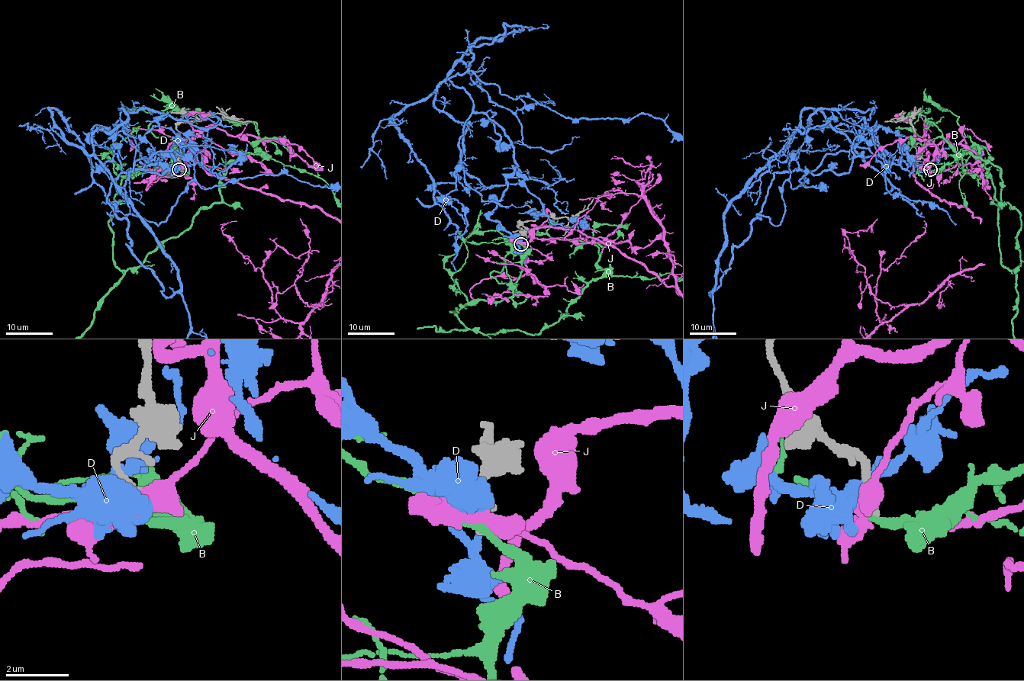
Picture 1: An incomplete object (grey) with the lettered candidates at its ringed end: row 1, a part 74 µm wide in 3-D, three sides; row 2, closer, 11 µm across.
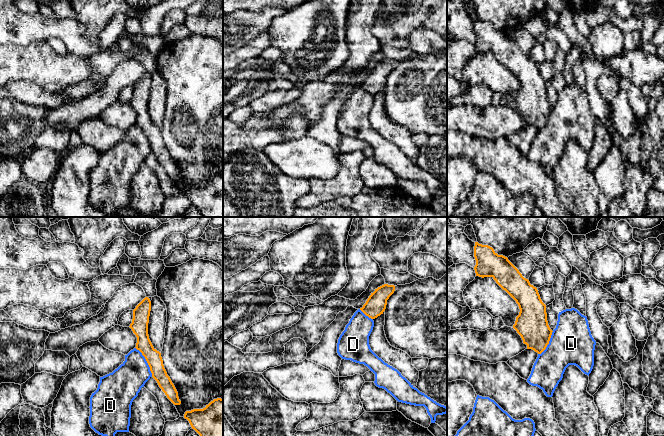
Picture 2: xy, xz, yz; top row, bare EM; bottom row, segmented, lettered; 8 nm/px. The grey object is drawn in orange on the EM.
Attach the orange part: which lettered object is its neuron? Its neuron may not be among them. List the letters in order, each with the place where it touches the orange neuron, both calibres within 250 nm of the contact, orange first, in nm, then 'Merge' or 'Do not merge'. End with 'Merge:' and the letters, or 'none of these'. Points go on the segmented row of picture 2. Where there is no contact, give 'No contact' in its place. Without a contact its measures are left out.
B: No contact. Do not merge
D: Touches orange at xy (147, 362). Thickness 130 nm (orange) against 280 nm. Do not merge
J: No contact. Do not merge
Merge: none of these

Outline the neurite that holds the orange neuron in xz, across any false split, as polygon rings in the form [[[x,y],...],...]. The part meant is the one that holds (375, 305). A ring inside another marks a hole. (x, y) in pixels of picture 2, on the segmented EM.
[[[384,284],[377,289],[367,299],[360,310],[369,318],[375,319],[386,309],[387,300],[394,293],[395,286]]]

